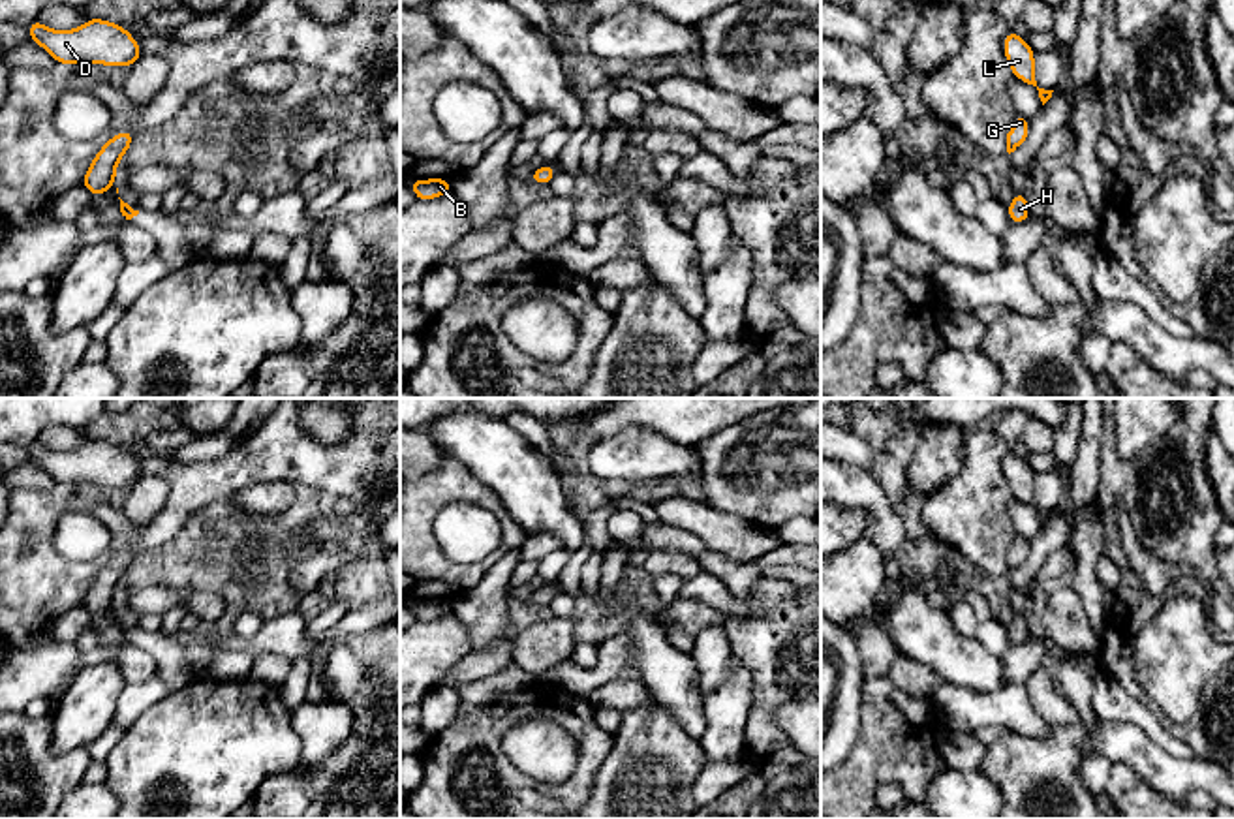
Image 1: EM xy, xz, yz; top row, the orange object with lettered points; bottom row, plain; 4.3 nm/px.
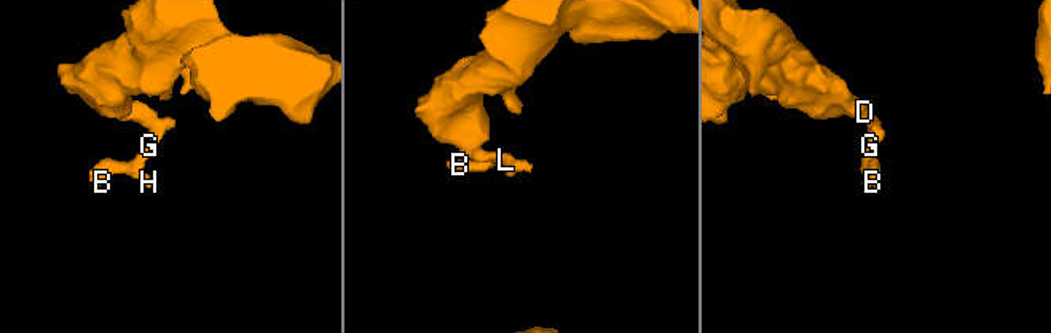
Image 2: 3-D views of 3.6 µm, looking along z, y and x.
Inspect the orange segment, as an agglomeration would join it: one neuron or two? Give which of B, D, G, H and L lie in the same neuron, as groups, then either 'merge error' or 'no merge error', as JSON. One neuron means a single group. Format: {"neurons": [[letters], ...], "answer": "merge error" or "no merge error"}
{"neurons": [["B", "D", "G", "H", "L"]], "answer": "no merge error"}

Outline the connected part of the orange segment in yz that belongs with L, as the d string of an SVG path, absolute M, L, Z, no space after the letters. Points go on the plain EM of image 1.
M1009 451L1003 460L1003 475L1010 487L1016 500L1033 505L1039 511L1042 526L1052 518L1054 511L1044 511L1037 507L1035 502L1035 473L1029 464L1016 453Z

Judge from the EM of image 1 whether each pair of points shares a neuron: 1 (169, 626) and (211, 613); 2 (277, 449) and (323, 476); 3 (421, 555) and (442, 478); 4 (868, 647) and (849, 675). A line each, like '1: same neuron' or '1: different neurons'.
1: different neurons
2: same neuron
3: same neuron
4: different neurons

